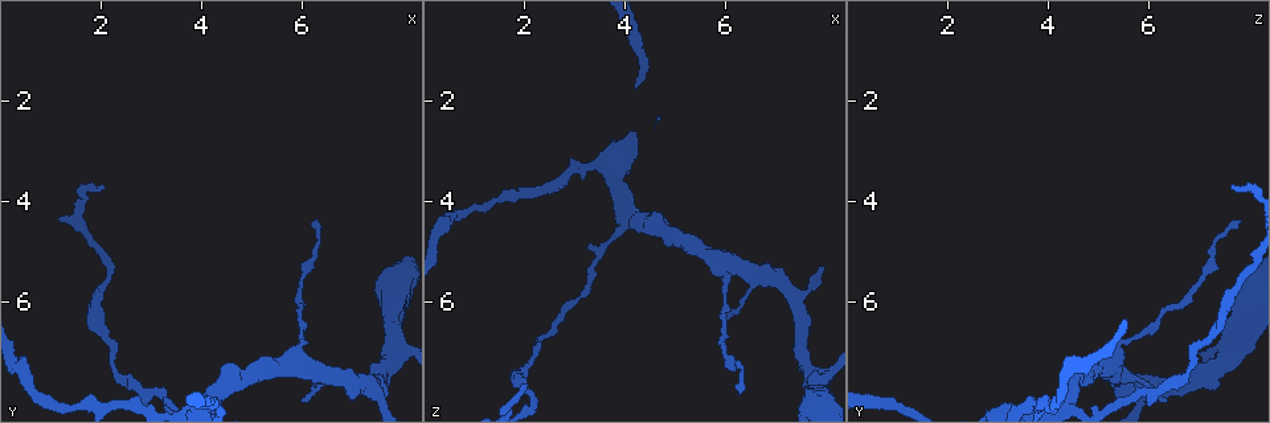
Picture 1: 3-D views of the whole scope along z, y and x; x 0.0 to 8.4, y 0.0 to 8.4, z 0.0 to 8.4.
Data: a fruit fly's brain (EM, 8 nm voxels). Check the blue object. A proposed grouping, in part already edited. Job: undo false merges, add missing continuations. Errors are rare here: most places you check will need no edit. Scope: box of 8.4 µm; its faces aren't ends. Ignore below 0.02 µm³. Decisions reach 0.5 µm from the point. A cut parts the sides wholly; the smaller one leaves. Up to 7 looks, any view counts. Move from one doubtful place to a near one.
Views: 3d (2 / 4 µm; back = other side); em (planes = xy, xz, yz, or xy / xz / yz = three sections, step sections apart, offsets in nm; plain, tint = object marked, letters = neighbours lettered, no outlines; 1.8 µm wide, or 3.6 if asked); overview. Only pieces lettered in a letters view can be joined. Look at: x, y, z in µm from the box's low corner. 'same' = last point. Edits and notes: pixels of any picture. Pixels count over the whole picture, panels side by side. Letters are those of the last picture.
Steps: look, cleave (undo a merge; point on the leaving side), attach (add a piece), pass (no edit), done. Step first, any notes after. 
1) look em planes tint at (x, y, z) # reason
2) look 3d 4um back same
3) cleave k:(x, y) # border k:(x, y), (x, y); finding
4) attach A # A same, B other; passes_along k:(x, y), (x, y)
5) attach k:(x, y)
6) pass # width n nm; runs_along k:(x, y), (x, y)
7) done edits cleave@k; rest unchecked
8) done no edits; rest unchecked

look 3d 4um at (6.20, 4.45, 7.90) # branch stops here

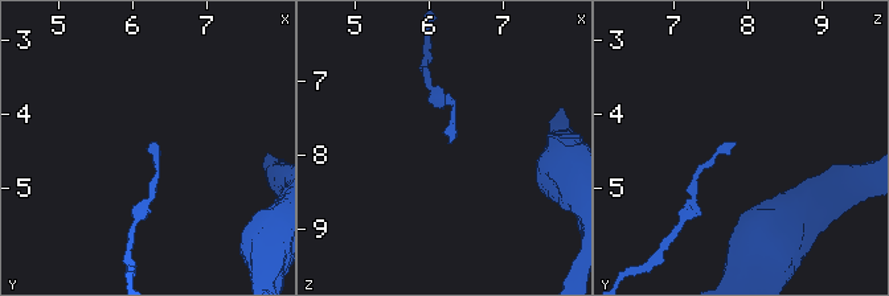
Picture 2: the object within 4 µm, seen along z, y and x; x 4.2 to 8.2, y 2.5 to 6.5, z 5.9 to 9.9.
look em xz step 4 letters at (6.25, 4.40, 7.85)

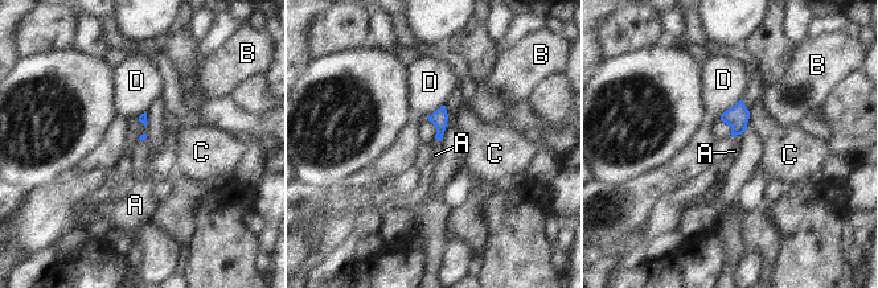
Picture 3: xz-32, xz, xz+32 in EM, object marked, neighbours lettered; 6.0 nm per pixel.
attach A # A same, B other, C other, D other; passes_along 3:(439, 118), (438, 140), (435, 155); it goes on there

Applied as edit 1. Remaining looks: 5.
look overview # redraw

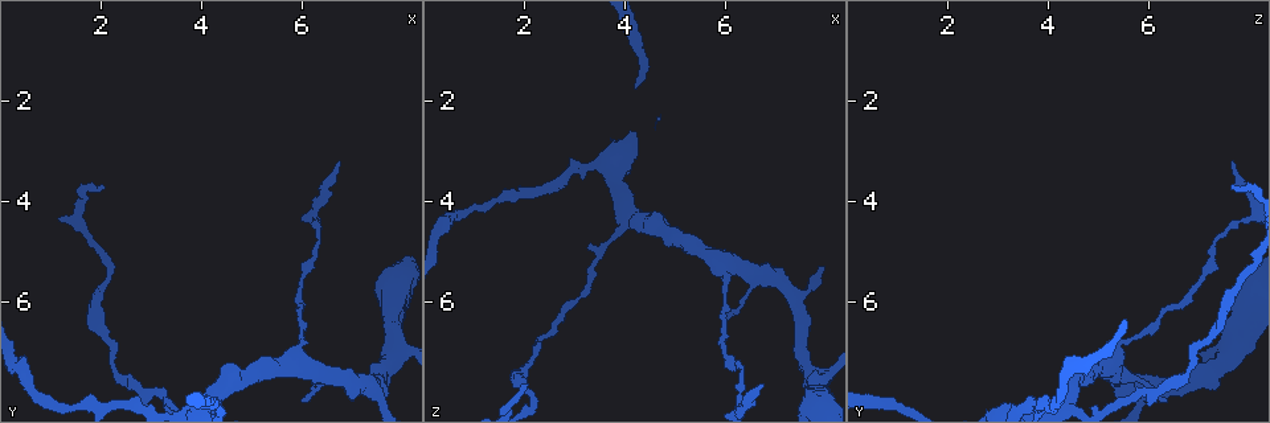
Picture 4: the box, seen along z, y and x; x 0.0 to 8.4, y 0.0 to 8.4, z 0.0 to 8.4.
look em xy step 16 tint at (7.35, 7.70, 5.85) # three-way junction

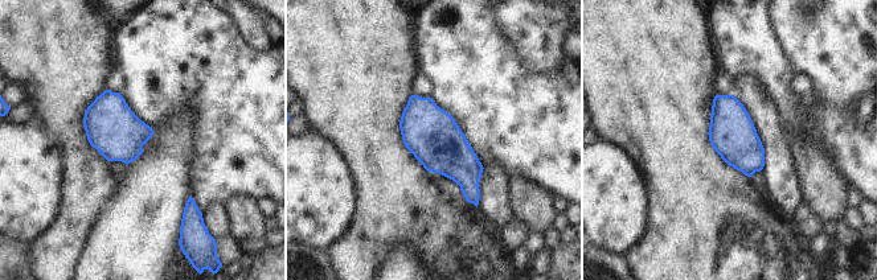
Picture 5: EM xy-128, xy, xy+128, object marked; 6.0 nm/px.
look em planes letters same # cut it another way

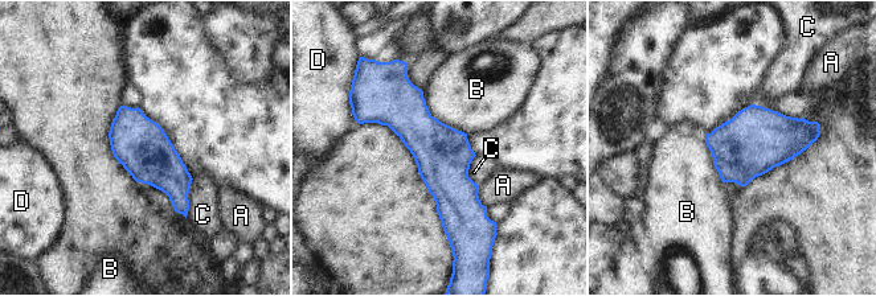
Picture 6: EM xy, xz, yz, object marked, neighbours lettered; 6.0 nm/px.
pass # longest_contact B 380 nm; A other, B other, C other, D other; border 6:(422, 91), (434, 116), (466, 134); continuous, no second cell

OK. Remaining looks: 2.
look em planes letters at (2.15, 3.70, 7.65) # thin end

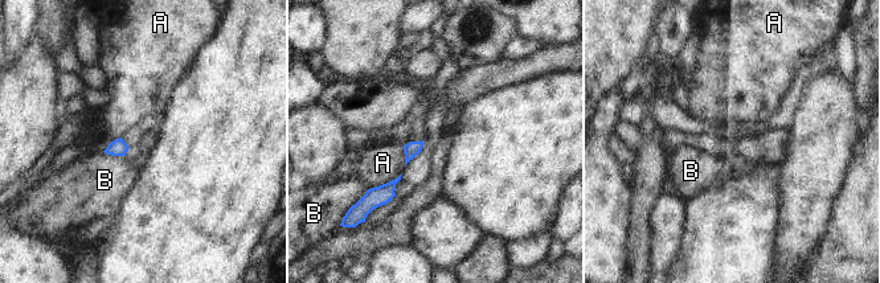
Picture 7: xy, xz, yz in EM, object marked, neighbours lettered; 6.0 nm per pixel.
pass # width 90 nm; A other, B other; border 7:(103, 151), (123, 156); none of them fits

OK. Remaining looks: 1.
done edits attach@3; rest unchecked

